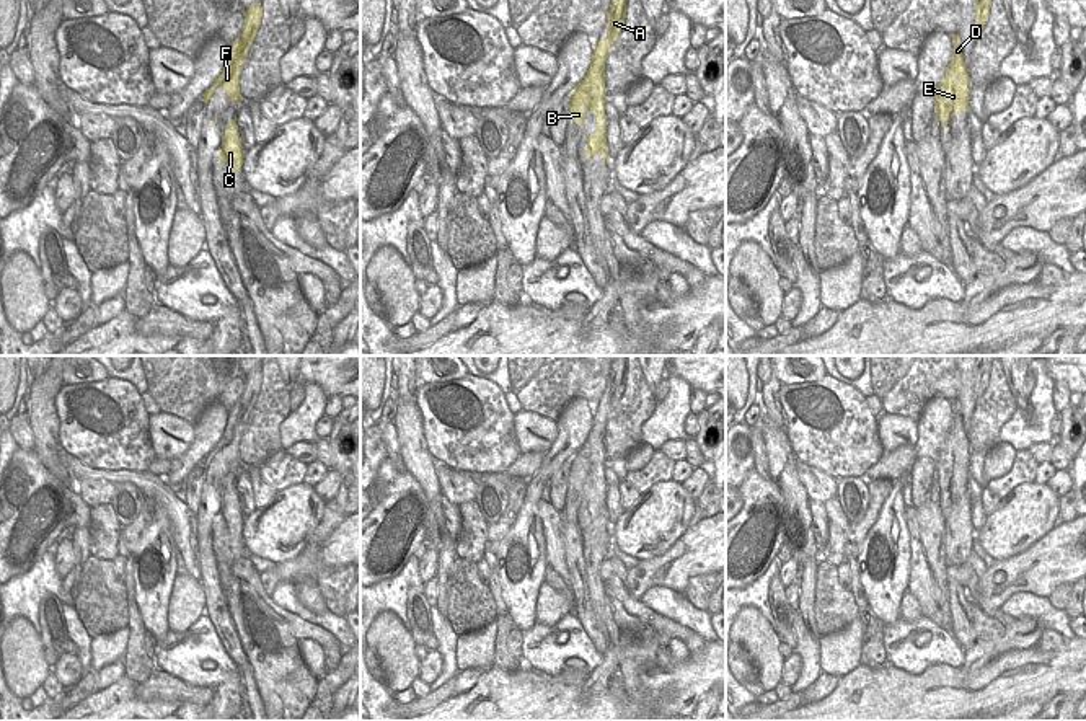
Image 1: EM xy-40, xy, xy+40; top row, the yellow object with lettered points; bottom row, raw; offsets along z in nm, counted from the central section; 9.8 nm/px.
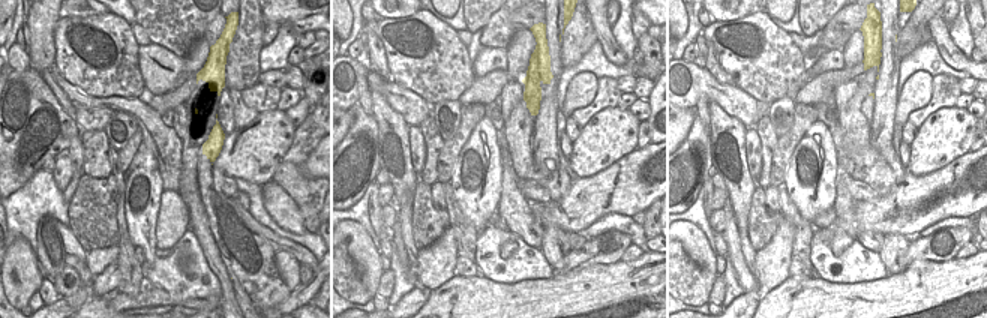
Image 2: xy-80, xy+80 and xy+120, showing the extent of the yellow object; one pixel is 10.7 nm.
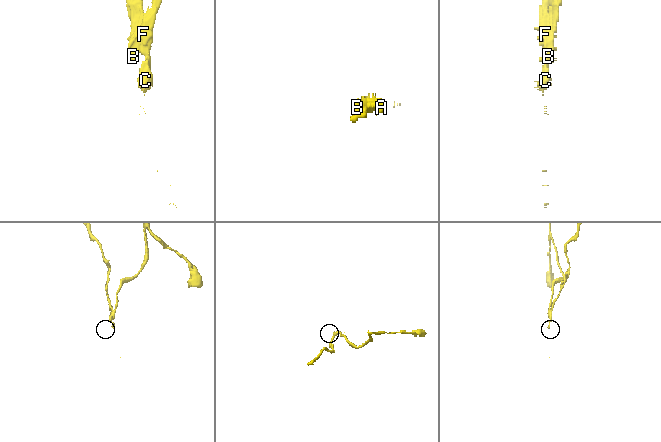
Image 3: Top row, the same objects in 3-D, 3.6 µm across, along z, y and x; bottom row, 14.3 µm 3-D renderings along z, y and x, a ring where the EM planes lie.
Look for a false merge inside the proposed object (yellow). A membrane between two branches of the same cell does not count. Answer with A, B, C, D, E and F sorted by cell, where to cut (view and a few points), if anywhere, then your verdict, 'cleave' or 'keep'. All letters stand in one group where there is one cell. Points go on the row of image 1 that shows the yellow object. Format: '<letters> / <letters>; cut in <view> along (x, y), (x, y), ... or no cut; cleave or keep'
A F / B C D E; cut in xy along (604, 77), (595, 77), (587, 90), (578, 90), (571, 97); cleave

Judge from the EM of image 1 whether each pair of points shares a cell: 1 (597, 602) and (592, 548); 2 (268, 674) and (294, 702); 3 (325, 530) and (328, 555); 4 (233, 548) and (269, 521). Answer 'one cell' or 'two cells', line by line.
1: one cell
2: one cell
3: two cells
4: two cells

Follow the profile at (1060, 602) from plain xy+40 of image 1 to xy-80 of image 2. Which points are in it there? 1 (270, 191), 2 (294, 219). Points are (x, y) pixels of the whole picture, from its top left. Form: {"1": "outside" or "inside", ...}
{"1": "outside", "2": "outside"}

